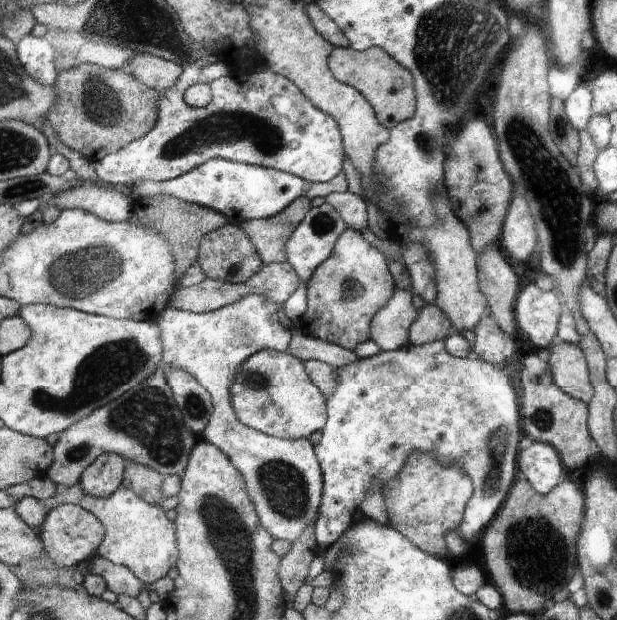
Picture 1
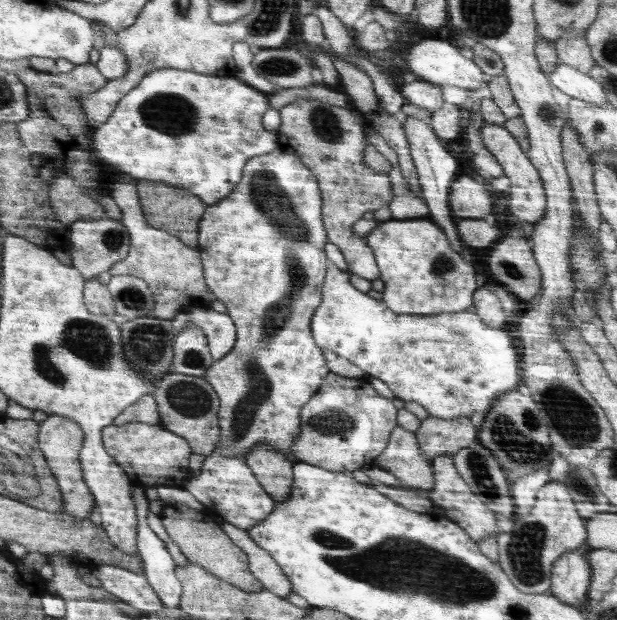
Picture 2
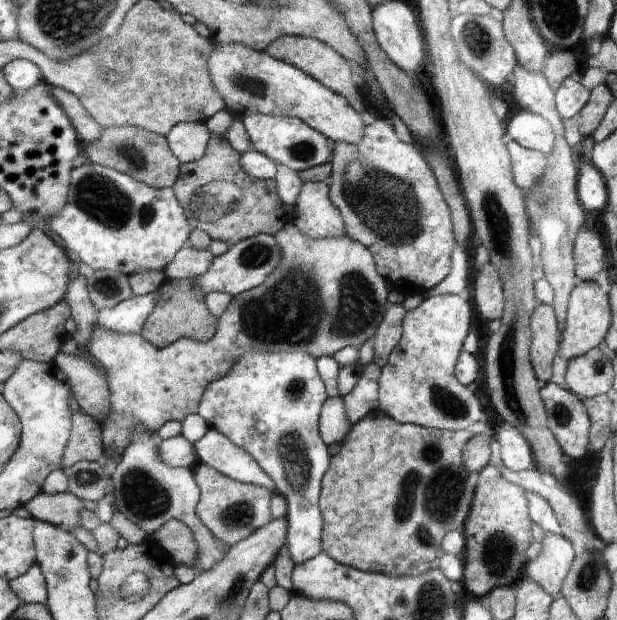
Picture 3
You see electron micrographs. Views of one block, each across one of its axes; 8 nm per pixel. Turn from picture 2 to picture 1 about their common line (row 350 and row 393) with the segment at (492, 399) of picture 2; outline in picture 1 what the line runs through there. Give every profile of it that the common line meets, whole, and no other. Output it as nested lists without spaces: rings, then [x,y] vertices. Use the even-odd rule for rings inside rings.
[[[434,340],[427,344],[411,344],[396,348],[395,350],[379,350],[376,354],[369,358],[358,358],[354,364],[348,364],[344,368],[338,369],[339,382],[334,388],[332,394],[325,396],[327,422],[322,431],[322,440],[316,446],[316,452],[320,452],[320,464],[324,470],[324,488],[322,498],[322,511],[320,519],[315,523],[314,533],[317,544],[325,551],[330,551],[338,541],[343,537],[344,532],[354,523],[354,512],[359,505],[363,503],[364,496],[367,496],[368,488],[376,486],[380,487],[390,480],[394,480],[398,476],[398,472],[404,468],[410,452],[420,450],[420,452],[434,452],[436,456],[440,456],[440,462],[447,466],[452,464],[460,464],[460,468],[464,468],[464,472],[468,472],[468,476],[474,482],[475,490],[470,502],[467,504],[465,515],[463,518],[463,526],[460,527],[461,538],[473,546],[473,550],[479,549],[480,536],[487,529],[488,524],[499,513],[499,509],[506,502],[507,496],[514,487],[514,476],[516,476],[516,454],[518,454],[518,442],[520,441],[520,426],[518,426],[518,402],[516,402],[516,392],[508,382],[508,376],[504,374],[505,370],[496,368],[495,365],[488,364],[487,361],[480,360],[479,357],[471,355],[466,358],[452,357],[447,352],[447,340]]]

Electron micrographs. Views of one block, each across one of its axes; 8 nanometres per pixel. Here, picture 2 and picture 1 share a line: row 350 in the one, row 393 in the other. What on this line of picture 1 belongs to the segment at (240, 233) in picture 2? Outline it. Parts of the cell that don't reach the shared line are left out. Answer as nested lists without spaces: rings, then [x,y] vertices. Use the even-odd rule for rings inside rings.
[[[263,350],[243,364],[232,384],[235,413],[247,426],[282,439],[298,440],[310,434],[320,436],[327,422],[325,396],[311,381],[306,366],[298,357]]]

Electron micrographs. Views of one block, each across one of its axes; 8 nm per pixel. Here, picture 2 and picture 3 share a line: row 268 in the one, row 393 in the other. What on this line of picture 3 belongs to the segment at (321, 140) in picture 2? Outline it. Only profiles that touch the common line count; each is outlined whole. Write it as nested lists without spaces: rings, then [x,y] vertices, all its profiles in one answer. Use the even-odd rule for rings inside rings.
[[[372,362],[358,367],[359,379],[351,392],[341,397],[346,416],[358,423],[379,408],[379,377],[381,369]]]

